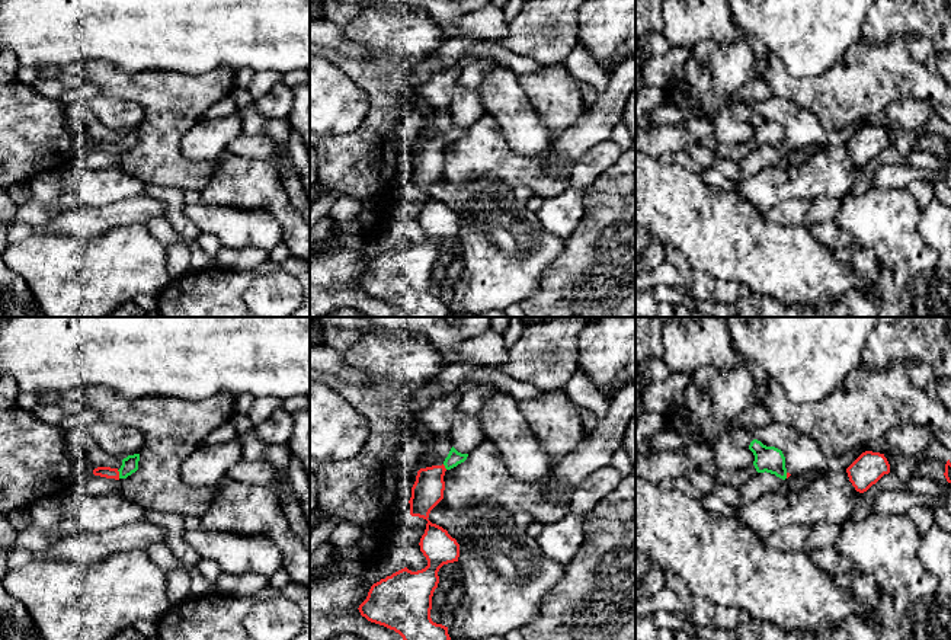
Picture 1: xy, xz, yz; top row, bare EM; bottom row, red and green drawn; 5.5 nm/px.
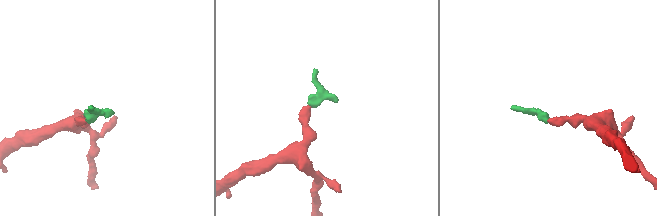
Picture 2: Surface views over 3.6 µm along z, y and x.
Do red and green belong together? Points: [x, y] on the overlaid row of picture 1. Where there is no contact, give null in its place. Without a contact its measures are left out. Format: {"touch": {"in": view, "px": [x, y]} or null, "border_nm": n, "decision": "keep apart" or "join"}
{"touch": {"in": "xy", "px": [118, 474]}, "border_nm": 50, "decision": "join"}

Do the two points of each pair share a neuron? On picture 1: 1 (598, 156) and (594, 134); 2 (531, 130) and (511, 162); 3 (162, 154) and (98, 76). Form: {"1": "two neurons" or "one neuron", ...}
{"1": "two neurons", "2": "two neurons", "3": "one neuron"}

